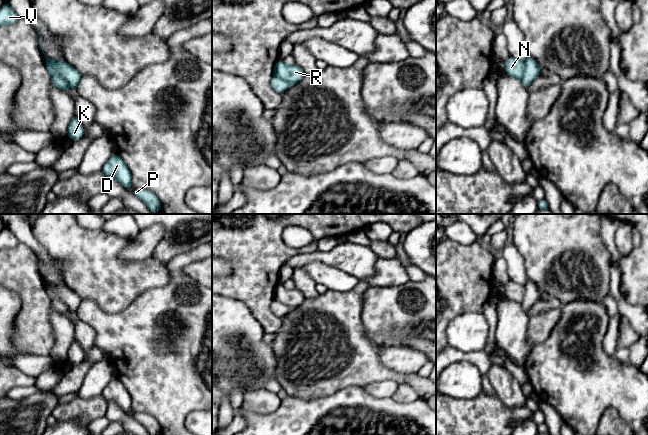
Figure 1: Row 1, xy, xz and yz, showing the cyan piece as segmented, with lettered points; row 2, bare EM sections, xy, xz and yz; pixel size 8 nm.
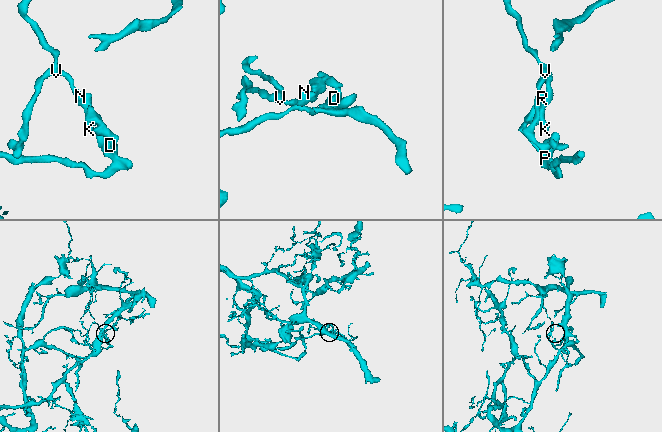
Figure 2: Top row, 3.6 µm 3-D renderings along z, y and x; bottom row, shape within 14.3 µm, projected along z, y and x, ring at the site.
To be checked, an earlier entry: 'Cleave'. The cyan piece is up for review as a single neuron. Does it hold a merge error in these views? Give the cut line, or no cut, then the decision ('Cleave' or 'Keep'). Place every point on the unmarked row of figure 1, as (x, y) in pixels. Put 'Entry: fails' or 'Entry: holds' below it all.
Split along xy (57, 284), (54, 291), (68, 309). Cleave
Entry: holds

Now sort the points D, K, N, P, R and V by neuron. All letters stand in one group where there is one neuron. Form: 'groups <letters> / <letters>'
groups D N P R / K V

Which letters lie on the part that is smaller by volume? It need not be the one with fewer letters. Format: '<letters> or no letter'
K, V

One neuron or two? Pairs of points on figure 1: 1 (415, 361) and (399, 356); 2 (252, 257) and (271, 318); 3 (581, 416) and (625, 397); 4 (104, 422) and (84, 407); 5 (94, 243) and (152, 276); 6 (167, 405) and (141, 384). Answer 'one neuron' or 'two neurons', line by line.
1: one neuron
2: one neuron
3: one neuron
4: two neurons
5: one neuron
6: one neuron

